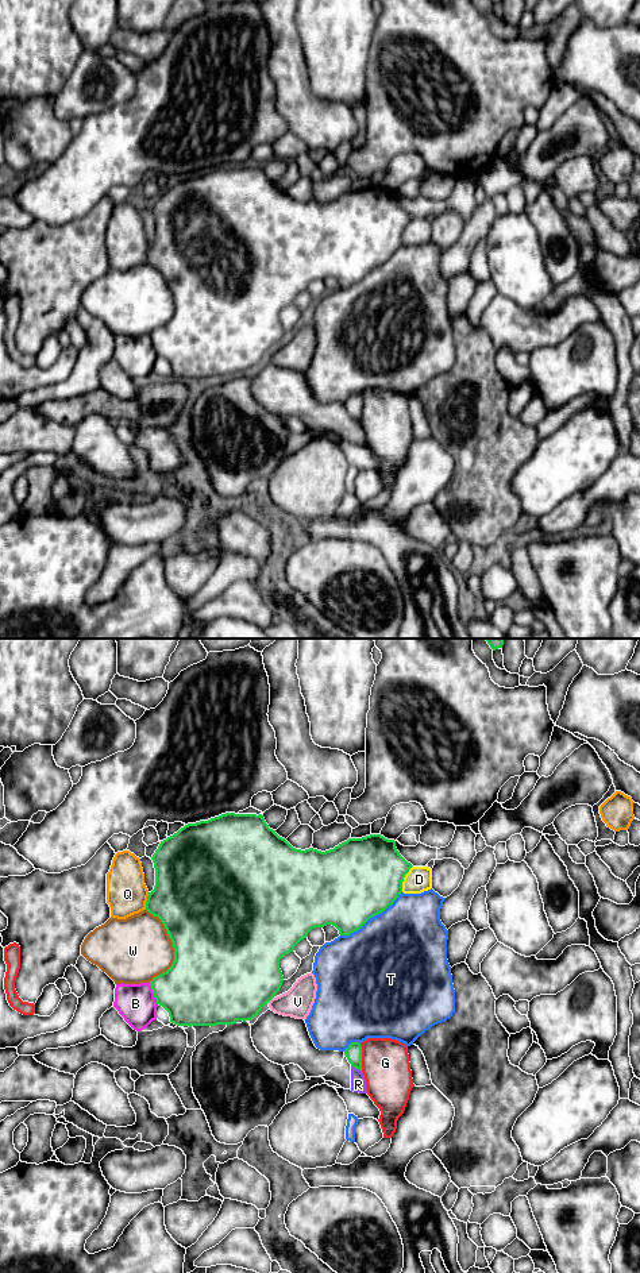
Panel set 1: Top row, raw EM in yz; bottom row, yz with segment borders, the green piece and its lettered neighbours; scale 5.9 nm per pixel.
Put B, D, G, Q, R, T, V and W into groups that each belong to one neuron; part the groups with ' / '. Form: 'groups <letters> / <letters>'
groups B / D / G / Q / R V / T / W

